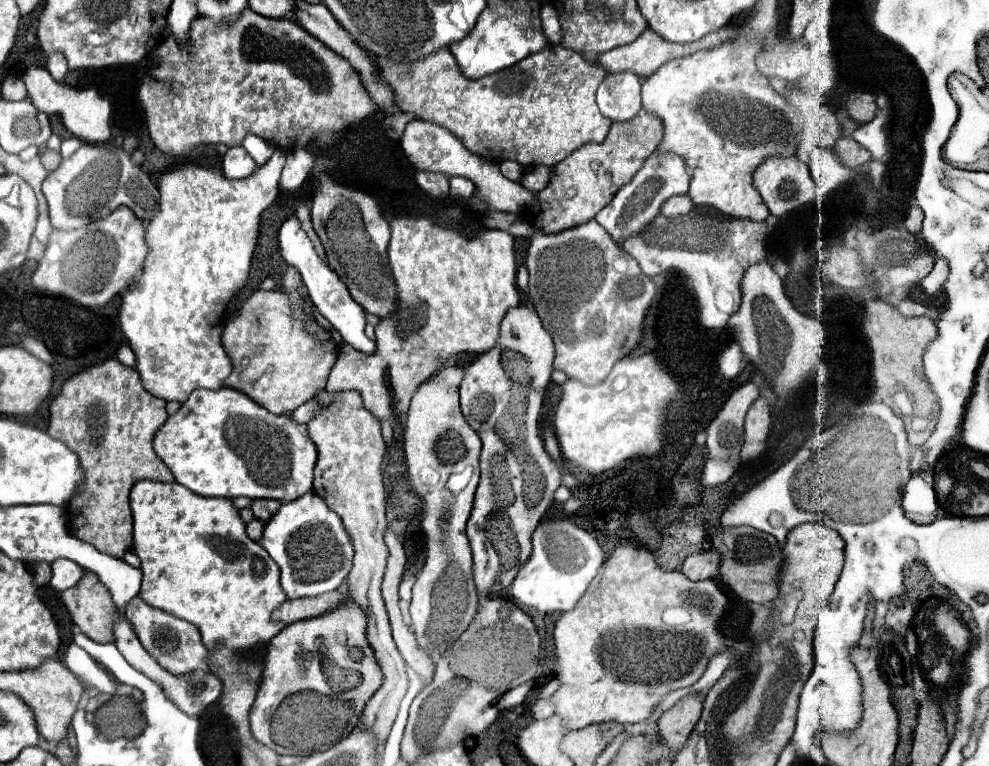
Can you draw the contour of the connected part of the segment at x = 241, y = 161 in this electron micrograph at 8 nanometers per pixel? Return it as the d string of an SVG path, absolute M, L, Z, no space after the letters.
M242 146L228 148L224 156L224 166L222 166L222 172L226 178L244 178L244 176L250 176L254 170L256 170L256 164Z

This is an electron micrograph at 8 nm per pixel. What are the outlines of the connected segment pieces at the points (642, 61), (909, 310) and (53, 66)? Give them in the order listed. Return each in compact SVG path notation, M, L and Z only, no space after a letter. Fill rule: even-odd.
M648 28L648 30L644 30L634 42L600 54L598 60L596 60L596 64L602 66L608 74L616 74L616 72L634 72L634 74L646 78L646 76L650 76L650 72L658 70L658 68L660 68L662 64L666 64L668 60L682 58L682 56L690 56L690 54L694 54L694 52L698 52L698 50L712 48L714 44L720 44L722 40L728 40L728 38L732 38L732 36L734 36L734 30L724 28L722 32L714 32L714 34L710 34L710 36L704 36L702 40L696 40L694 44L674 44L674 42L664 40L662 36L658 36L656 32L652 32L652 30Z
M902 300L900 304L898 304L898 310L904 314L904 316L922 316L924 312L926 312L926 306L922 306L922 304L916 304L916 302L912 302L912 300Z
M48 56L46 58L46 68L52 74L52 78L58 80L58 82L62 82L64 76L66 76L66 72L68 72L66 60L62 60L62 56Z

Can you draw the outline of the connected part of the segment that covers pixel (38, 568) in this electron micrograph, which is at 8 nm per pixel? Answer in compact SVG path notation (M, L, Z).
M34 564L34 580L38 586L46 586L50 582L50 564Z

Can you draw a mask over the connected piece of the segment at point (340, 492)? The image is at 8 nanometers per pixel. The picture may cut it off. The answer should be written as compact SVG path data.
M322 390L318 392L316 400L320 402L322 408L318 416L308 424L310 438L318 448L318 462L314 468L314 492L322 496L326 504L342 518L354 542L356 554L354 554L354 568L348 574L348 594L366 616L366 622L368 622L366 640L384 674L382 686L378 688L378 692L374 692L374 696L368 700L364 708L364 722L366 726L374 730L376 740L382 746L398 714L398 704L408 688L404 660L394 644L388 612L380 594L380 584L382 584L382 578L386 572L386 560L388 560L388 548L384 542L384 532L388 526L384 516L386 494L384 494L382 470L380 470L386 444L382 440L380 422L376 422L376 418L364 408L360 392L346 390L346 392L330 394Z

